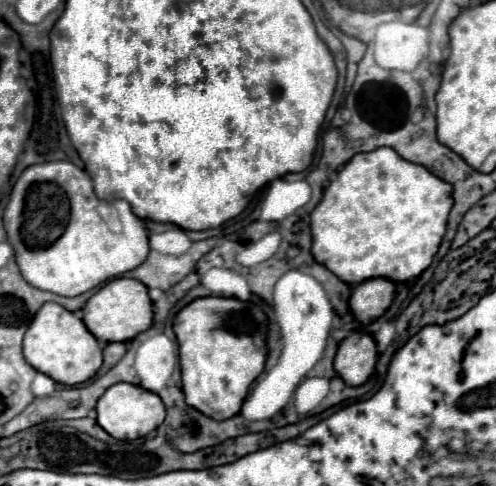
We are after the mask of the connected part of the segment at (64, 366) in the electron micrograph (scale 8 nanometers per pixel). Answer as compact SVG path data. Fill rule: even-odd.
M46 302L34 316L32 324L24 336L24 358L38 372L50 376L52 380L74 386L90 380L102 366L102 348L96 338L88 332L84 322L60 304Z

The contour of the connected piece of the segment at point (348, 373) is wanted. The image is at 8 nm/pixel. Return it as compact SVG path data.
M352 334L338 346L334 370L348 386L360 386L372 376L376 358L374 340L368 334Z

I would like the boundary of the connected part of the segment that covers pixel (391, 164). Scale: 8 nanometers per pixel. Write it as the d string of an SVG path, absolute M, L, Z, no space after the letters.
M376 148L374 152L356 154L340 168L336 180L332 180L324 190L322 202L310 216L312 256L346 284L360 284L368 278L406 282L420 276L432 264L432 258L446 234L450 208L450 184L438 180L420 164L400 158L392 148Z

